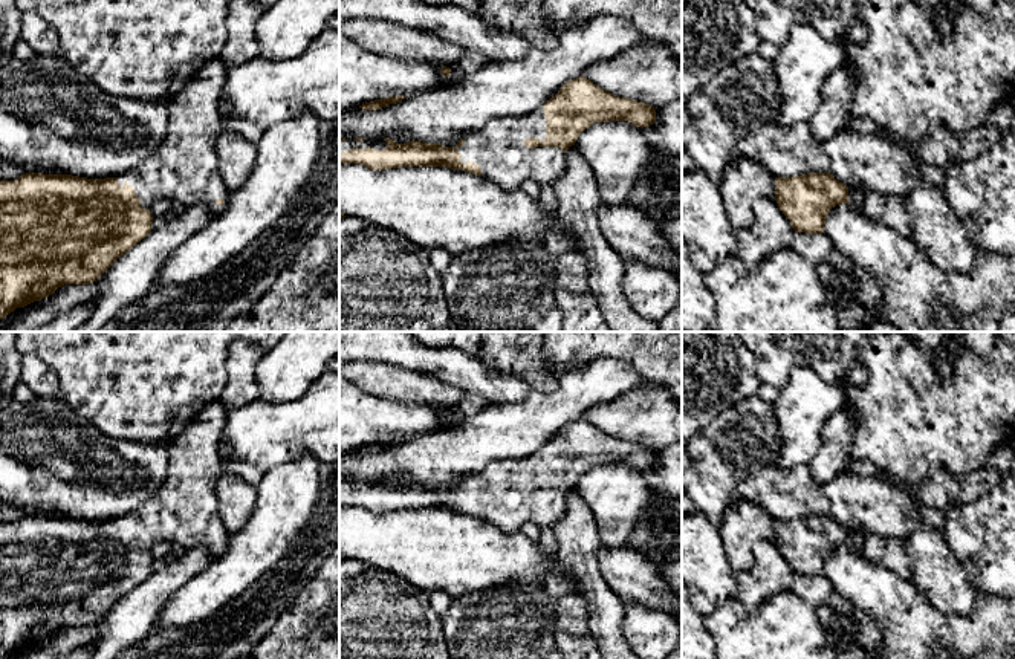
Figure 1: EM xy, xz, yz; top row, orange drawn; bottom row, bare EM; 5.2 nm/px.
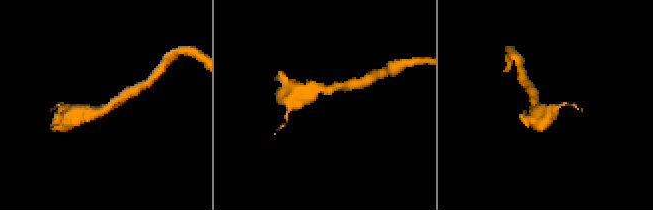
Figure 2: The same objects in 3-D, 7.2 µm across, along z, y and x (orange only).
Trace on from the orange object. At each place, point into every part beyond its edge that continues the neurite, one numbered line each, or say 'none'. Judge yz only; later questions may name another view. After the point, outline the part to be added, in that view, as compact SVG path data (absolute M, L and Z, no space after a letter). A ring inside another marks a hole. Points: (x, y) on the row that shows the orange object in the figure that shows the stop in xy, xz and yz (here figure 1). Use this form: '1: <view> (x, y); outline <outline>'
1: yz (856, 194); outline M848 187L848 206L859 208L867 196L867 190L862 187Z

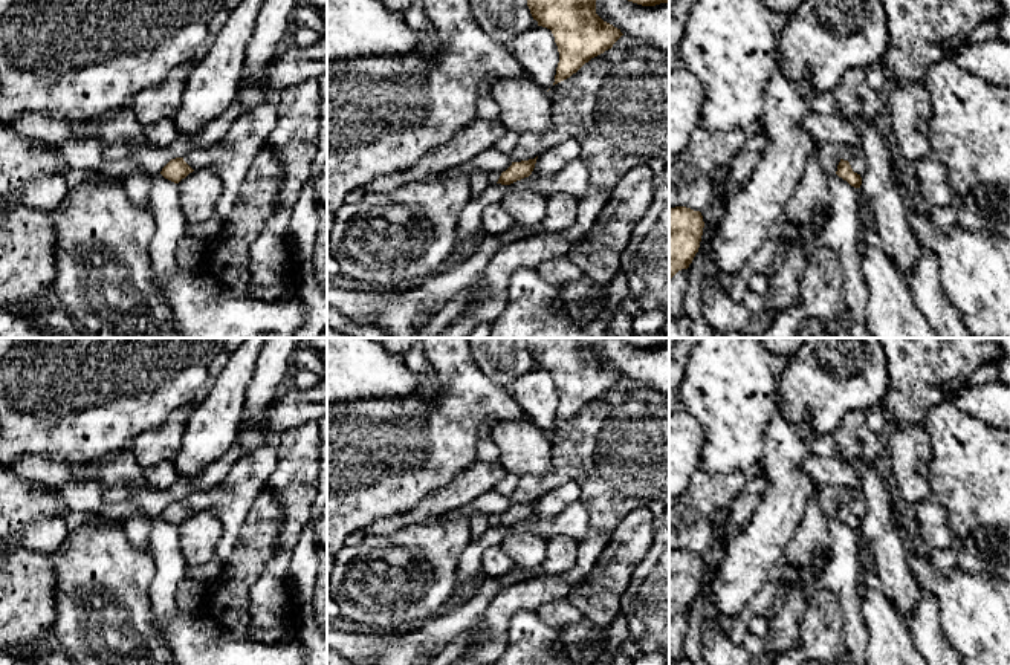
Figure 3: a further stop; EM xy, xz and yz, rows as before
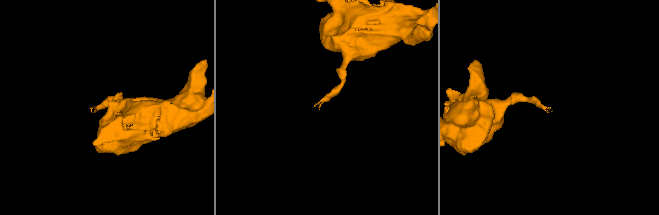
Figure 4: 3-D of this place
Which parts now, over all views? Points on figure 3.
none

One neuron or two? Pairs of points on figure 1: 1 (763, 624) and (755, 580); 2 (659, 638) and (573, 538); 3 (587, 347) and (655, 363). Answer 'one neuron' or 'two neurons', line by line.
1: two neurons
2: two neurons
3: one neuron

